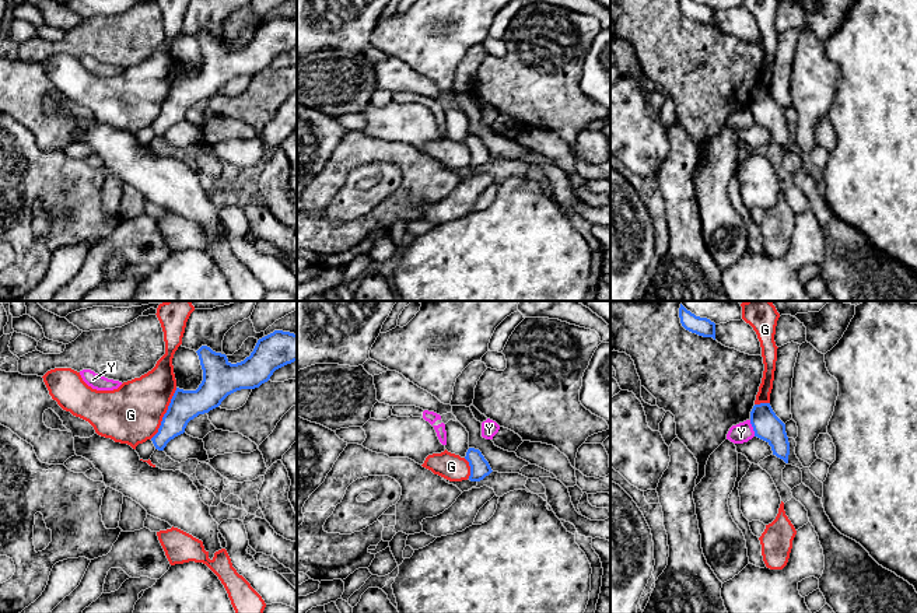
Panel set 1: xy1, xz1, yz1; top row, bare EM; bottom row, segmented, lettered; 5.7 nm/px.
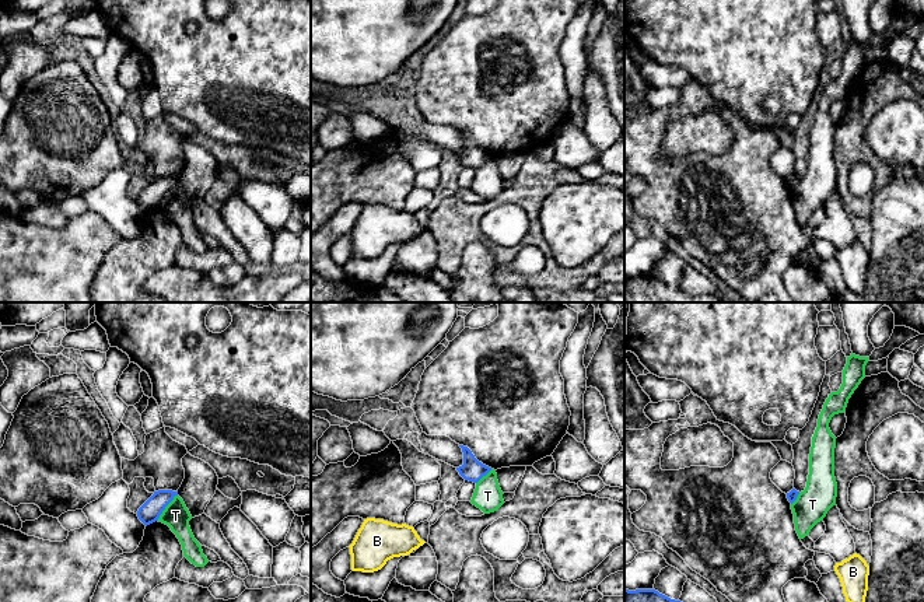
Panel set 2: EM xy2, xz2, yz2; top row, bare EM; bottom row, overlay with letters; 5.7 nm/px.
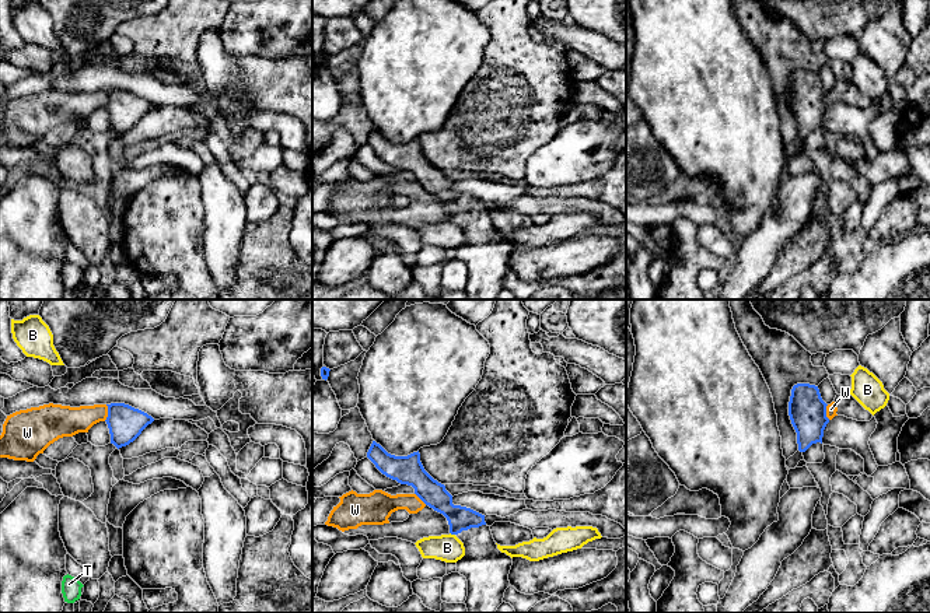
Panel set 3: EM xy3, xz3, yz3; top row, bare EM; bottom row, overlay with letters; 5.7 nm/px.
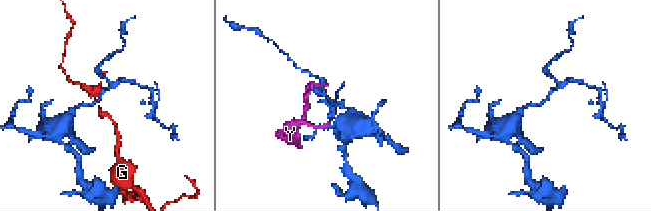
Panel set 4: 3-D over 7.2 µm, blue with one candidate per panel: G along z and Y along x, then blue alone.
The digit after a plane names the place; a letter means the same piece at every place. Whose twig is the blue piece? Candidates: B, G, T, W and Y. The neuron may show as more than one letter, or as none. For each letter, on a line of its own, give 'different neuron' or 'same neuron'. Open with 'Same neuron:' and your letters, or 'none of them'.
Same neuron: none of them
B: different neuron
G: different neuron
T: different neuron
W: different neuron
Y: different neuron

